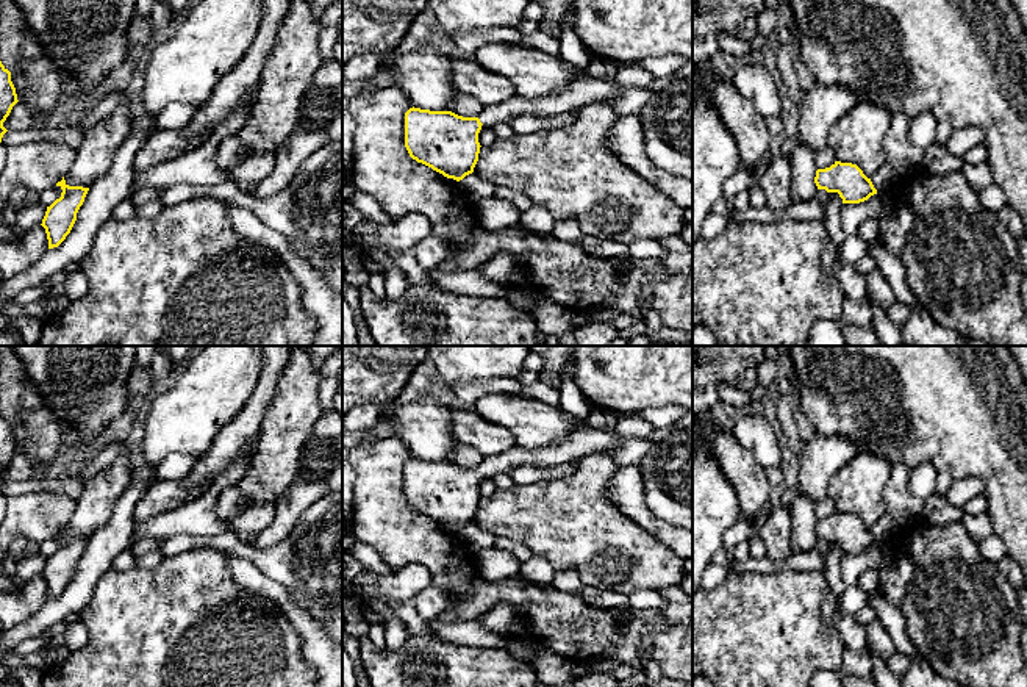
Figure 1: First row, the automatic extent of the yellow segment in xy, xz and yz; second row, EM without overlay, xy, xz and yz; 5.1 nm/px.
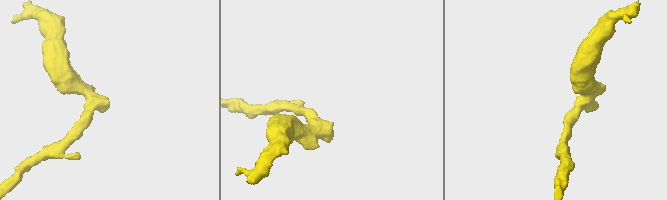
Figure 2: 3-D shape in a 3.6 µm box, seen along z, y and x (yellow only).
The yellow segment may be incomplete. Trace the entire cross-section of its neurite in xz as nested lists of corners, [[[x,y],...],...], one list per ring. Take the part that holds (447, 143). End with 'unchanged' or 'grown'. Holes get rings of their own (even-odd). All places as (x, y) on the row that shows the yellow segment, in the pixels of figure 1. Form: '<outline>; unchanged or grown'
[[[586,75],[546,97],[516,95],[500,105],[481,108],[478,117],[413,106],[405,113],[405,147],[417,163],[460,182],[474,172],[478,161],[478,133],[483,125],[510,122],[517,116],[552,117],[605,100],[611,100],[621,116],[638,116],[652,95],[649,86],[617,91],[614,80]]]; grown

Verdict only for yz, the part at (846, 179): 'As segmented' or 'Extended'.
As segmented

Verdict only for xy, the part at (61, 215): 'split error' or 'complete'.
complete

